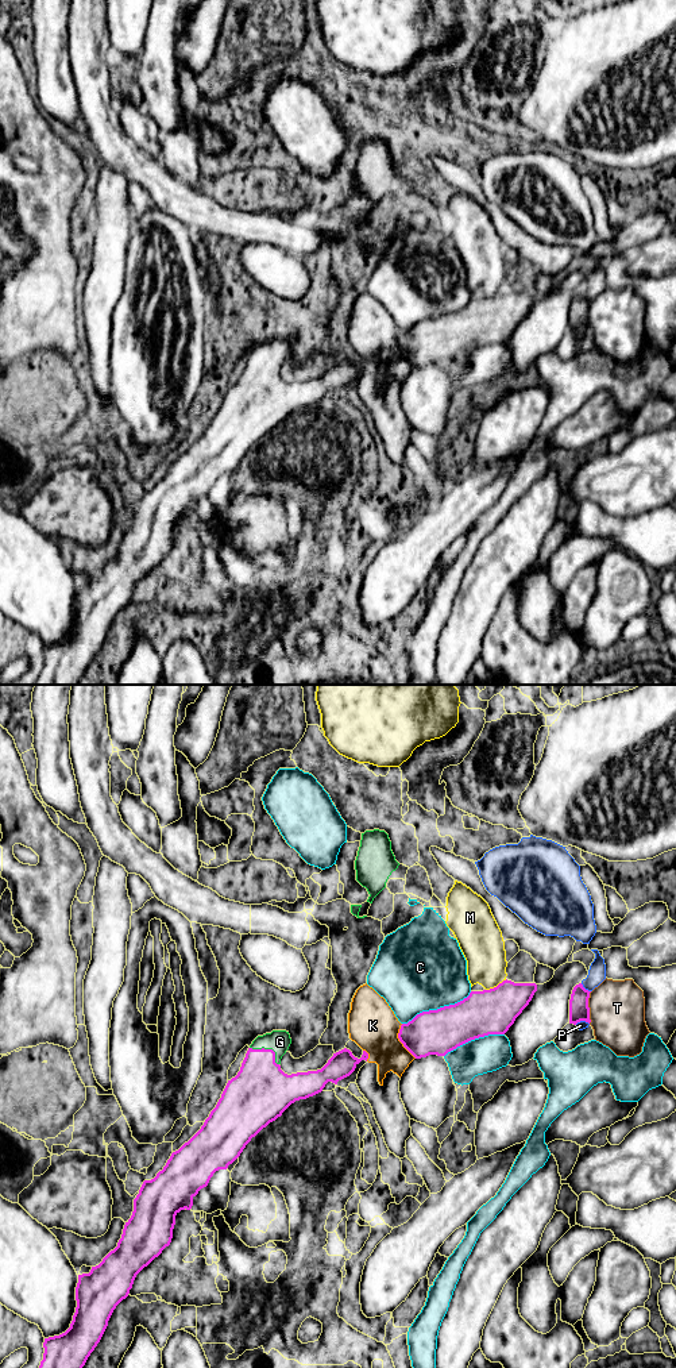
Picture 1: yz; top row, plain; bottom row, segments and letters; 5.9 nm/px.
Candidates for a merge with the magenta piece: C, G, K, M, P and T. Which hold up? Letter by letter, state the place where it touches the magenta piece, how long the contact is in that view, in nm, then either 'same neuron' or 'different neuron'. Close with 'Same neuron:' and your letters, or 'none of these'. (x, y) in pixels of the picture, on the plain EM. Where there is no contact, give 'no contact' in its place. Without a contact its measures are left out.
C: contact yz (437, 318); length 460 nm; different neuron
G: contact yz (269, 358); length 200 nm; same neuron
K: contact yz (400, 349); length 220 nm; different neuron
M: contact yz (497, 295); length 140 nm; different neuron
P: contact yz (584, 297); length 80 nm; different neuron
T: contact yz (588, 316); length 190 nm; different neuron
Same neuron: G

